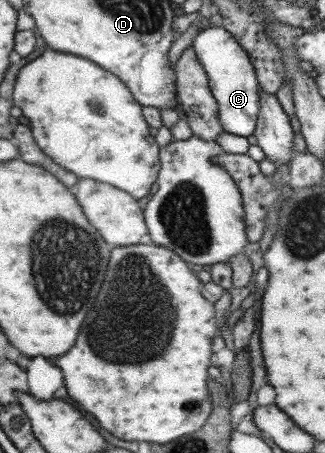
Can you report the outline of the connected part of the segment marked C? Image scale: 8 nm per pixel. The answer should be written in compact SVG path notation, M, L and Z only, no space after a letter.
M223 25L202 29L193 39L192 46L199 64L207 73L210 92L216 99L219 119L225 132L250 137L255 133L260 116L261 87L248 52Z

